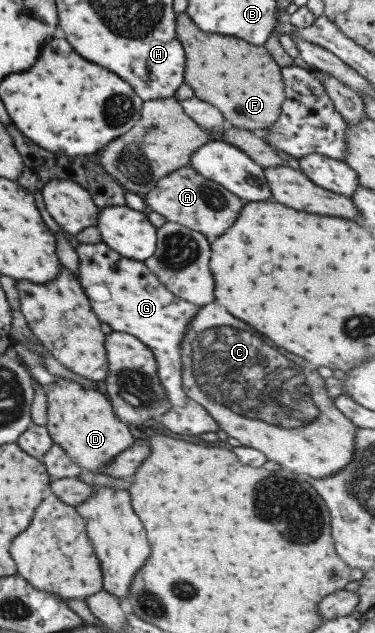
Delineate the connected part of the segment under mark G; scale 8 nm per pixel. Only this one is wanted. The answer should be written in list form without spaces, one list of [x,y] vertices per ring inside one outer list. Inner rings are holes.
[[[104,241],[96,244],[80,243],[76,252],[80,258],[78,276],[81,288],[100,323],[108,324],[112,331],[133,334],[156,358],[159,377],[171,404],[170,410],[161,417],[160,422],[176,434],[218,432],[218,423],[210,413],[201,404],[188,398],[183,389],[181,340],[190,330],[190,322],[200,307],[177,298],[142,261],[124,258]]]

